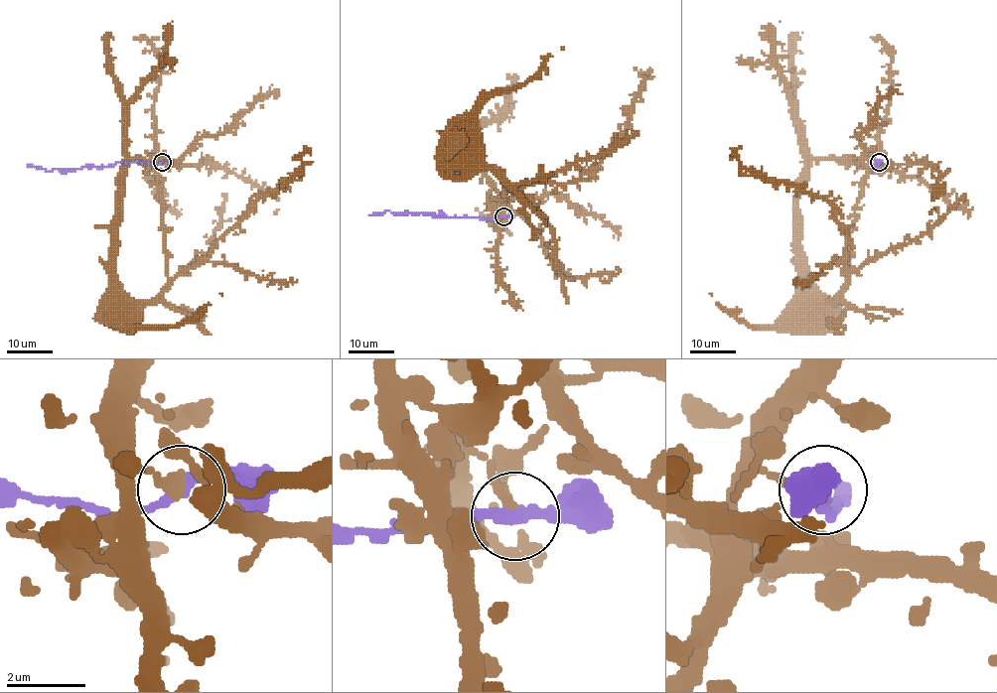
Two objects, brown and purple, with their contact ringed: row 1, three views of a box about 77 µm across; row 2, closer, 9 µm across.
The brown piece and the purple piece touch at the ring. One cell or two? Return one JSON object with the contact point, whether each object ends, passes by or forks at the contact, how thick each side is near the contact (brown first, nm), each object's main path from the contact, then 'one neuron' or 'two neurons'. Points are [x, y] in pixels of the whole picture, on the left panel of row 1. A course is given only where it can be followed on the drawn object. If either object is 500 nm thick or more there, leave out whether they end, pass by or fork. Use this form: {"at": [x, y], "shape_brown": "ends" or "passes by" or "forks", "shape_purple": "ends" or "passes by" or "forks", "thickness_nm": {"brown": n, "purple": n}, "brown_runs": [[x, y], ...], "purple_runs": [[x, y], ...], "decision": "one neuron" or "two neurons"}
{"at": [162, 162], "shape_brown": "ends", "shape_purple": "passes by", "thickness_nm": {"brown": 380, "purple": 320}, "brown_runs": [[162, 161], [156, 161], [166, 272], [176, 278], [198, 265], [259, 199], [271, 194], [301, 169], [304, 145]], "purple_runs": [[162, 161], [156, 165], [122, 161], [109, 166], [51, 172], [27, 166]], "decision": "two neurons"}

